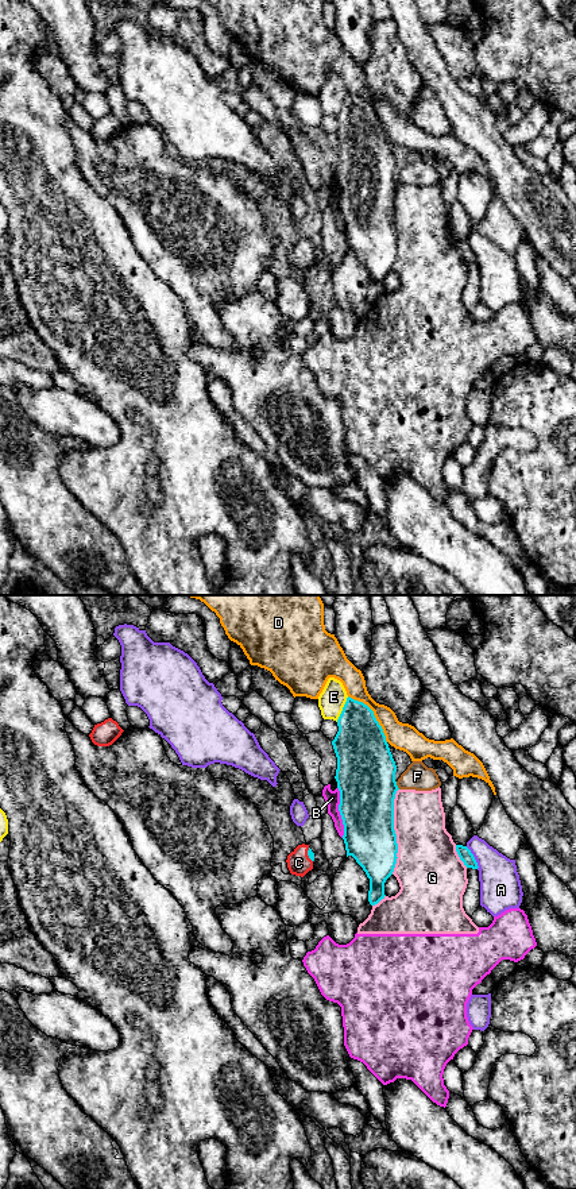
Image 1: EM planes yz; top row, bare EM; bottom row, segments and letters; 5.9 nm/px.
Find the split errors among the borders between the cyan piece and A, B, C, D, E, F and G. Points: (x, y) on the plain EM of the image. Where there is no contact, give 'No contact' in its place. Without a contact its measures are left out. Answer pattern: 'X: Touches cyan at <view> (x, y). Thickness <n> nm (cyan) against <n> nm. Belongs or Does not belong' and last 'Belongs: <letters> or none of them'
A: Touches cyan at yz (474, 253). Thickness 80 nm (cyan) against 240 nm. Does not belong
B: Touches cyan at yz (340, 208). Thickness 340 nm (cyan) against 90 nm. Does not belong
C: Touches cyan at yz (308, 250). Thickness 40 nm (cyan) against 140 nm. Belongs
D: Touches cyan at yz (372, 109). Thickness 320 nm (cyan) against 160 nm. Does not belong
E: Touches cyan at yz (343, 104). Thickness 320 nm (cyan) against 160 nm. Does not belong
F: Touches cyan at yz (397, 181). Thickness 360 nm (cyan) against 160 nm. Does not belong
G: Touches cyan at yz (394, 227). Thickness 320 nm (cyan) against 360 nm. Does not belong
Belongs: C

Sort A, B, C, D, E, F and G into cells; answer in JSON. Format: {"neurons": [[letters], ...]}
{"neurons": [["A"], ["B", "G"], ["C"], ["D"], ["E"], ["F"]]}

